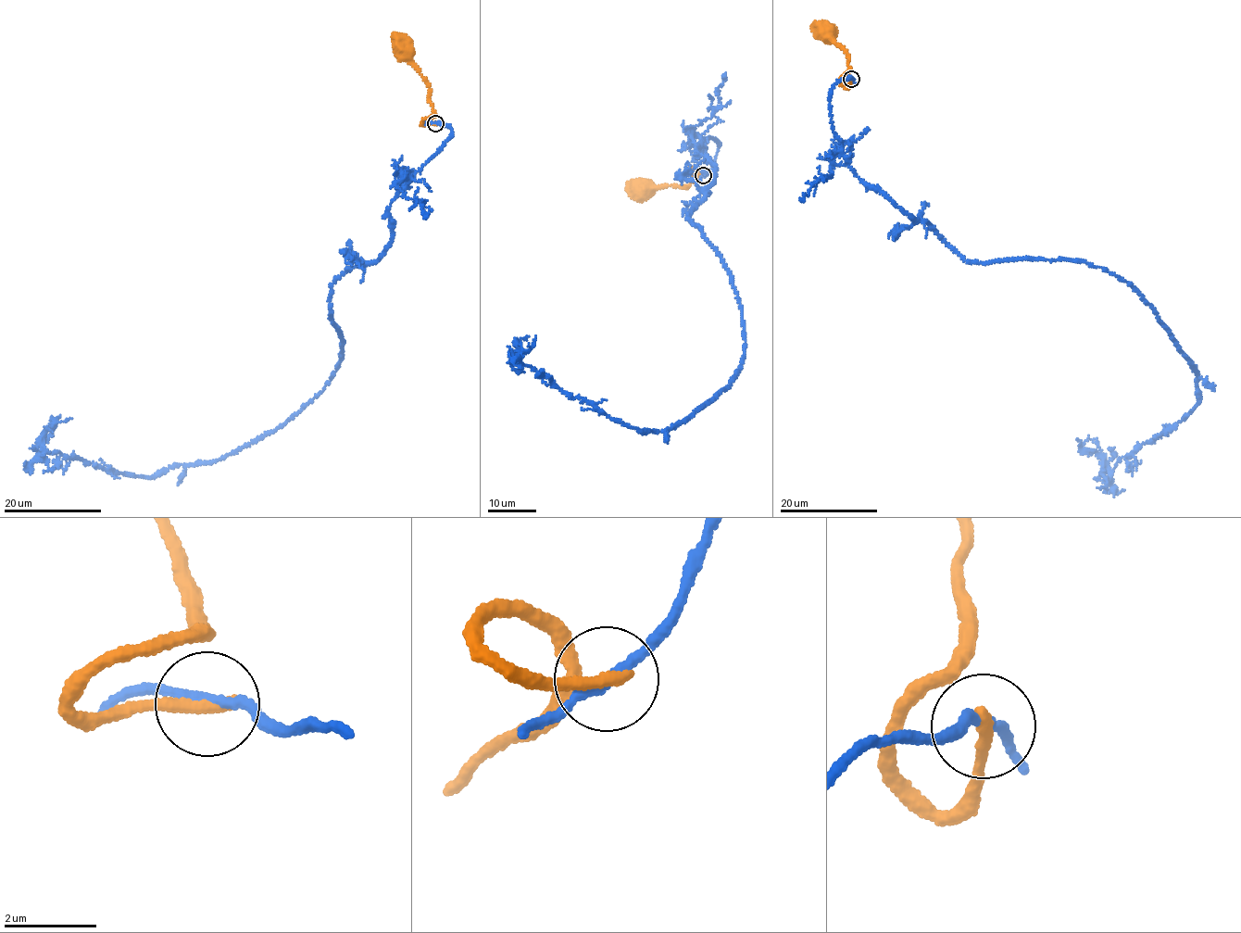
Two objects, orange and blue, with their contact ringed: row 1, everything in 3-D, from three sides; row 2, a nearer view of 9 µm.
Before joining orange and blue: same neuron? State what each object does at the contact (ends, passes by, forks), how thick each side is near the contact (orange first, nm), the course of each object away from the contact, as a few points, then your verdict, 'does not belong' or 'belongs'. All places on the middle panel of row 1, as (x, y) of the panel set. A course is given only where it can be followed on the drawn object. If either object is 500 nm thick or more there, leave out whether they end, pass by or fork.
orange ends there; blue passes by; 320 nm thick on the orange side, 220 nm on the other; orange runs (703, 176), (691, 173), (690, 170), (694, 169), (698, 174), (686, 188), (676, 186), (644, 190); blue runs (703, 176), (688, 218), (741, 308), (730, 386), (637, 430), (515, 360), (529, 335); does not belong

